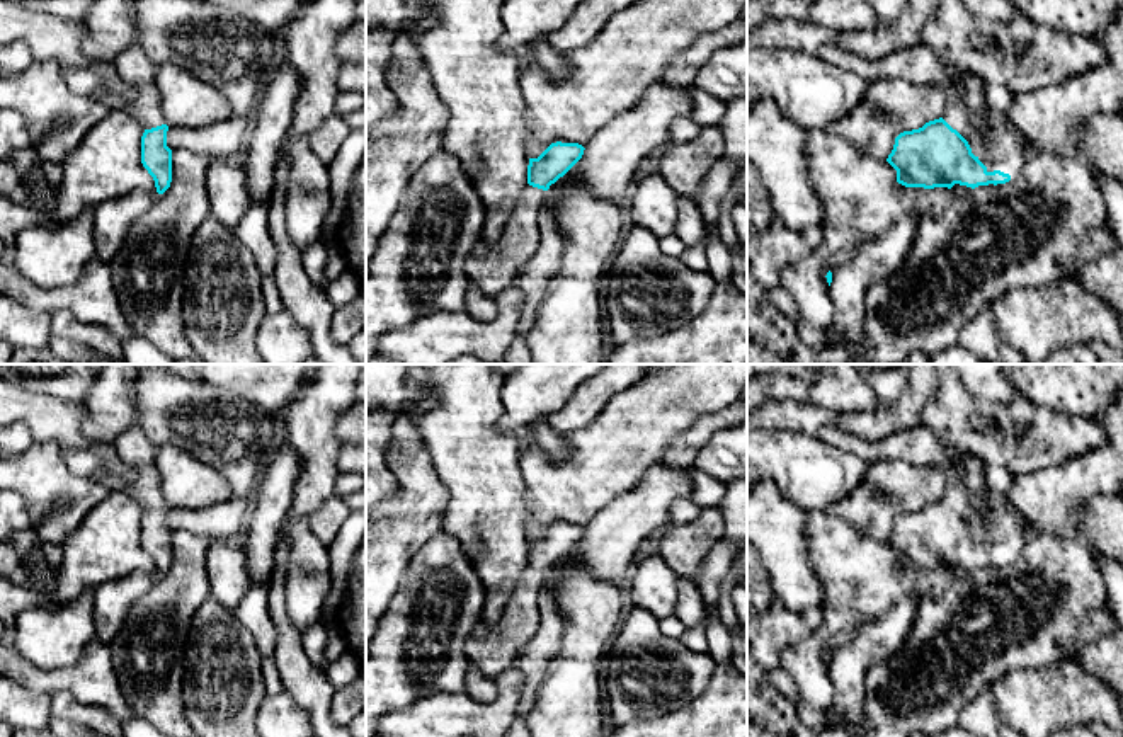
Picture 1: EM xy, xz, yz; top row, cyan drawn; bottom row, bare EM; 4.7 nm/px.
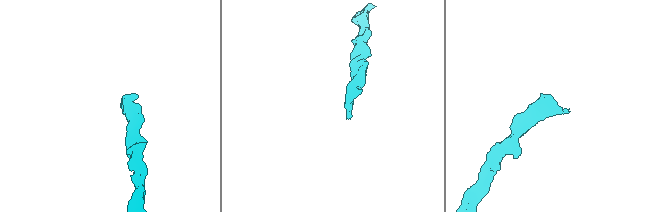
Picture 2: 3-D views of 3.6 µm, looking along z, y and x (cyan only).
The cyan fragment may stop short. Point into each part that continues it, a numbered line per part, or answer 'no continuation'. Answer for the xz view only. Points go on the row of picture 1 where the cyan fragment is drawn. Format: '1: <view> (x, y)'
1: xz (490, 266)

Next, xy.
1: xy (145, 106)

